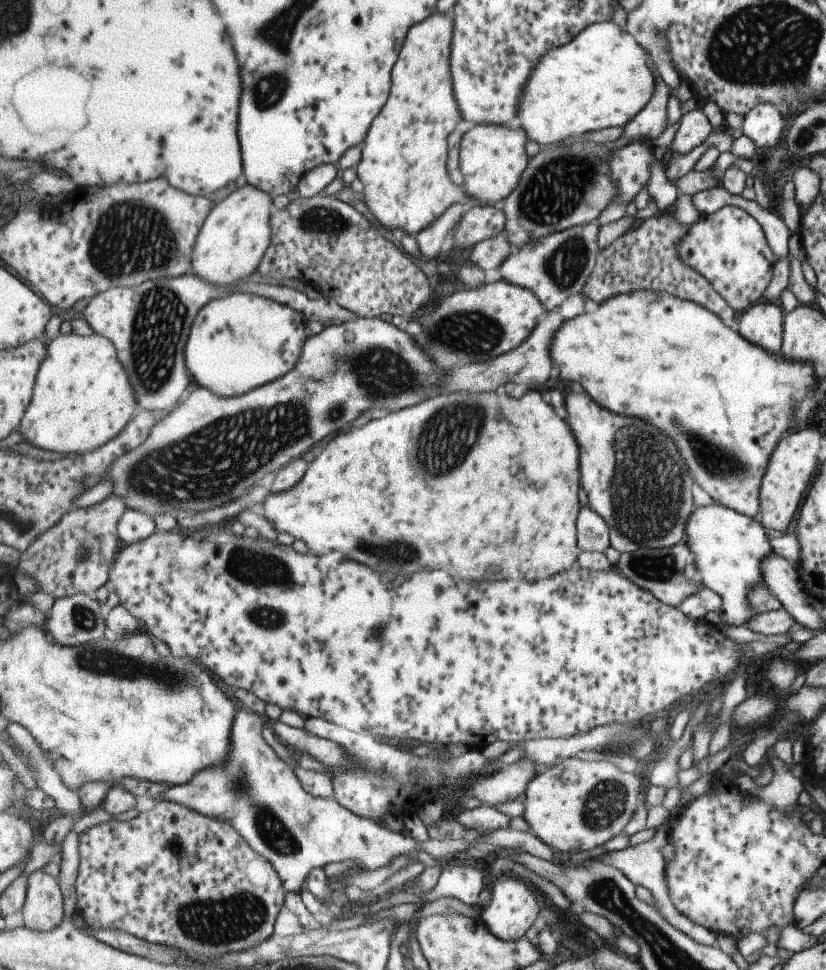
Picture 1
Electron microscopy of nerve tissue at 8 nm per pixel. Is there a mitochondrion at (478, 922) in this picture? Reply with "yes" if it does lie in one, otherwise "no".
no

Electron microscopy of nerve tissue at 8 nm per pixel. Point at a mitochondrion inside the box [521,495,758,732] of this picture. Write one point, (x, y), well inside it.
(657, 567)

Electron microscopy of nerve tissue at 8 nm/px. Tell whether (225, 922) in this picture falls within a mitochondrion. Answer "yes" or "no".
yes

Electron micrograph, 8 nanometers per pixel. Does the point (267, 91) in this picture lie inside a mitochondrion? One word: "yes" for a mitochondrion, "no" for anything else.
yes

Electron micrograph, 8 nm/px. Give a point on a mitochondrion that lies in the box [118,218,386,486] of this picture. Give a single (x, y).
(154, 347)

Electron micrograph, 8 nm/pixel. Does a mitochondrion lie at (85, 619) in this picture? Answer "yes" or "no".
yes

